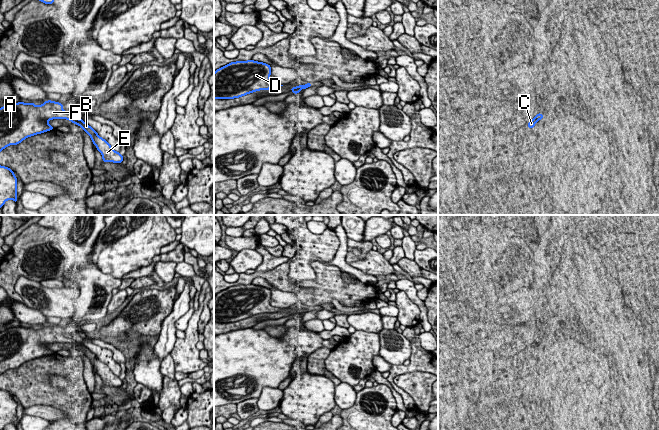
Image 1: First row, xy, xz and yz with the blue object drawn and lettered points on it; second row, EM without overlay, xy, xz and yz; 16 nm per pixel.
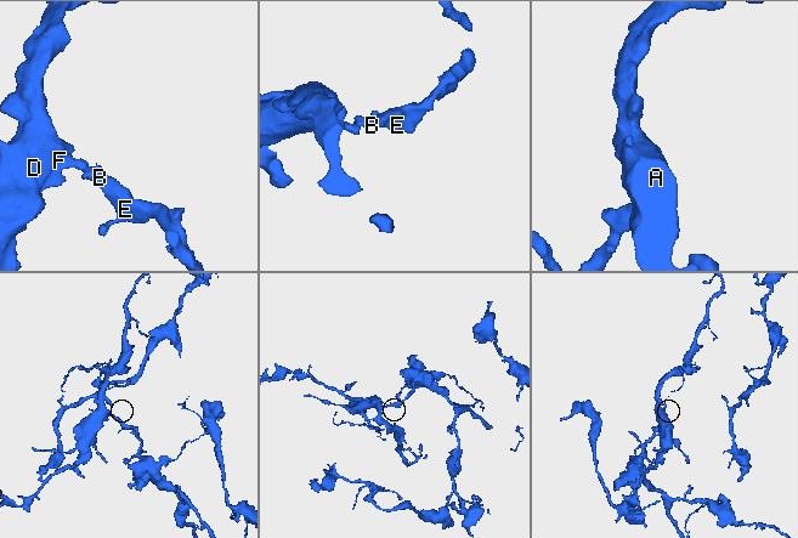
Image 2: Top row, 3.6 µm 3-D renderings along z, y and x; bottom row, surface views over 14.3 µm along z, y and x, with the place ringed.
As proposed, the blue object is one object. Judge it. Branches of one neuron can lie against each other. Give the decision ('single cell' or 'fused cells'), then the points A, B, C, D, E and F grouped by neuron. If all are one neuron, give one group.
fused cells; groups A D F / B C E

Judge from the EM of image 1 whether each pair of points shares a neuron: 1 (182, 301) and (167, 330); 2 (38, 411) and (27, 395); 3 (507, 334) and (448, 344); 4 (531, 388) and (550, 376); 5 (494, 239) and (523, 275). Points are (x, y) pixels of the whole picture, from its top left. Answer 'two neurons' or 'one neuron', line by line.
1: one neuron
2: two neurons
3: one neuron
4: two neurons
5: one neuron

